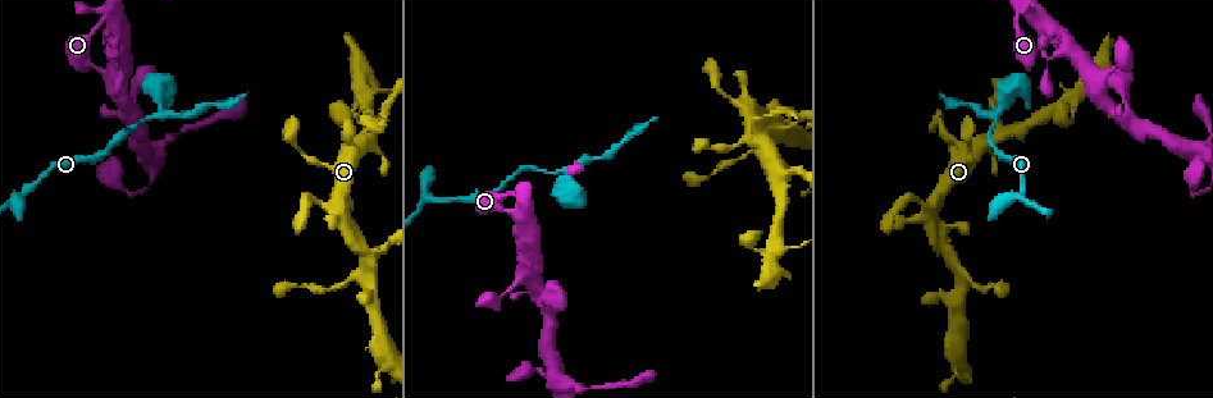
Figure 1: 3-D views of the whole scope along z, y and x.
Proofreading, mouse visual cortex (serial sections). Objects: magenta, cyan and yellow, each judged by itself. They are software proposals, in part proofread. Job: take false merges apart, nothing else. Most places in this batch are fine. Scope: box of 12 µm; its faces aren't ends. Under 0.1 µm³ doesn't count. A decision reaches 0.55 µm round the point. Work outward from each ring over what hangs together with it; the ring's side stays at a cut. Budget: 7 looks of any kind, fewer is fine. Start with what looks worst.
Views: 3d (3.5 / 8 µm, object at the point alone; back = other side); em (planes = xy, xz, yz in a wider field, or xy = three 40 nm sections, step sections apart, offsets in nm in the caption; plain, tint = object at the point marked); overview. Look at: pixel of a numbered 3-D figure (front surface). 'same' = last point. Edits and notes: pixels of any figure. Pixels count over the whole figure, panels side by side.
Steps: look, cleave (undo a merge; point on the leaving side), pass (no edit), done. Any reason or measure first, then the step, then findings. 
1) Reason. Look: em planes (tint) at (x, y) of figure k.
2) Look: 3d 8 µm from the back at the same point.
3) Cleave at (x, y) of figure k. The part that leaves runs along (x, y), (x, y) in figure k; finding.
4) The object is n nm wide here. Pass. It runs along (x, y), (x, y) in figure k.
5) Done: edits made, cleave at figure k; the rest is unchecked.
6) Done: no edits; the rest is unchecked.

Sharp bend. Look: 3d 3.5 µm at (366, 270) of figure 1.

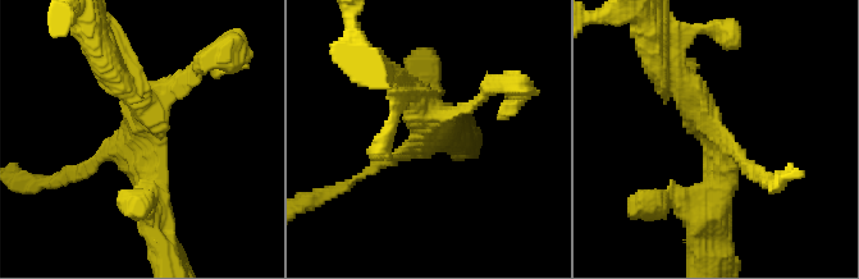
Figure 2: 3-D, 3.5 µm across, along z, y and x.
Look: em planes (tint) at (713, 135) of figure 2.

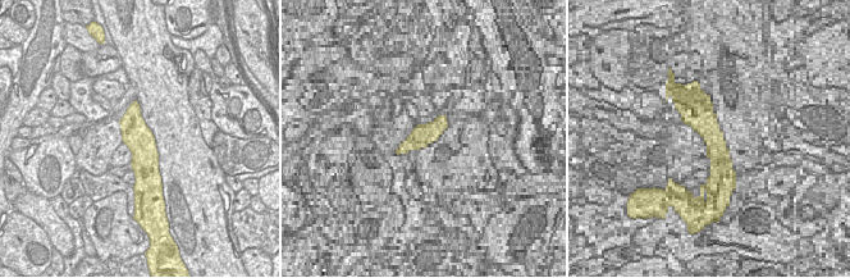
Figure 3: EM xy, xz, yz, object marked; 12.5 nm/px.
4 arms meet here. Pass. It runs along (665, 68), (721, 146), (708, 213) in figure 2; one cell here.

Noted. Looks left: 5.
Look: 3d 8 µm at (1022, 193) of figure 1.

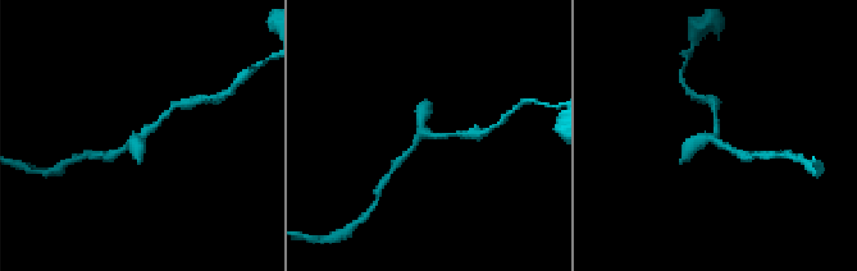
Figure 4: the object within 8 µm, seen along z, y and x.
Zoom in. Look: 3d 3.5 µm at (427, 132) of figure 4.

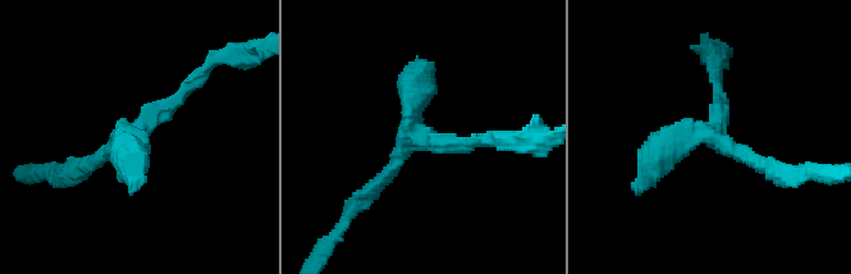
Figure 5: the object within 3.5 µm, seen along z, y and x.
Look: em xy step 3 (tint) at (429, 137) of figure 5.

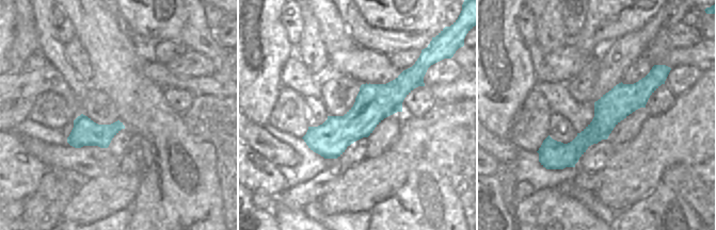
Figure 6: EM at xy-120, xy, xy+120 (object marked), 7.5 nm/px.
Pass. It runs along (651, 76), (570, 153), (542, 159) in figure 6; continuous, no second cell.

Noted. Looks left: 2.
A fork. Look: 3d 3.5 µm at (158, 116) of figure 1.

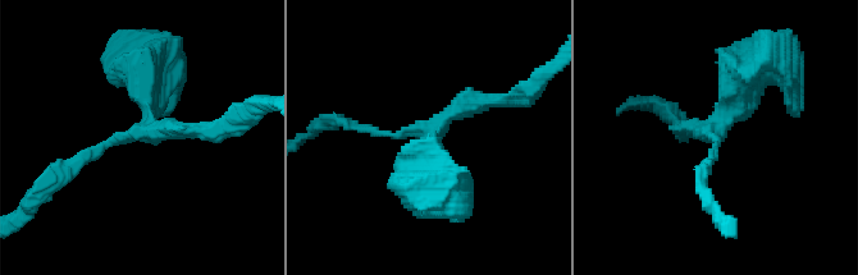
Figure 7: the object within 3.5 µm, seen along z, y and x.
Look: em xy step 2 (tint) at (718, 133) of figure 7.

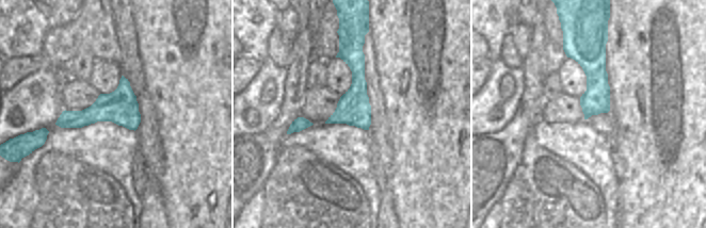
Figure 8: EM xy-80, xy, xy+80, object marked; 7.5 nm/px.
Pass. It runs along (72, 168), (142, 132), (150, 62) in figure 7; all the same cell.

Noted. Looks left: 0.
Done: no edits; the rest is unchecked.

